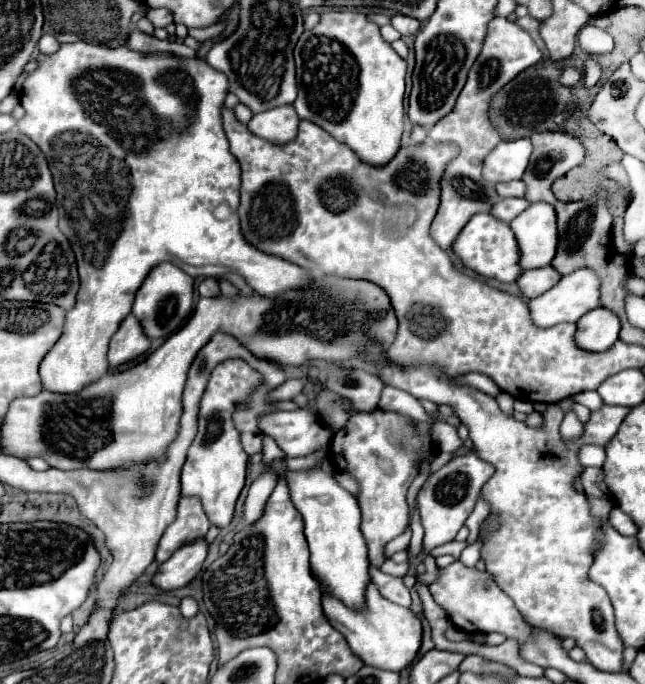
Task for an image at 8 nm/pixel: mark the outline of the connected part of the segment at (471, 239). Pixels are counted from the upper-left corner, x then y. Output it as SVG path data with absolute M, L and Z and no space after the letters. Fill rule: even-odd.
M478 214L470 218L470 224L462 228L458 240L454 240L452 252L462 260L462 264L484 278L494 278L498 282L514 282L520 274L518 266L518 246L514 234L506 222L496 220L490 214Z

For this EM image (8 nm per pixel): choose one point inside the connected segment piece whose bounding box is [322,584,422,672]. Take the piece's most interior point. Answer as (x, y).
(385, 635)

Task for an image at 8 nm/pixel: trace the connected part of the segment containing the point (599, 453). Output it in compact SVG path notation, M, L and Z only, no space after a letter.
M588 444L588 446L582 446L580 452L578 452L578 460L582 462L584 468L588 466L602 466L604 464L604 448L602 446L596 446L596 444Z

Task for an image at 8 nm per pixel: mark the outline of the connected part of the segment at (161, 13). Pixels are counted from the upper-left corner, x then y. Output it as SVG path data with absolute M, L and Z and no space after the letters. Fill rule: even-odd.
M158 8L158 10L148 10L146 18L152 22L154 28L166 28L168 24L172 24L172 14L166 12L164 8Z

